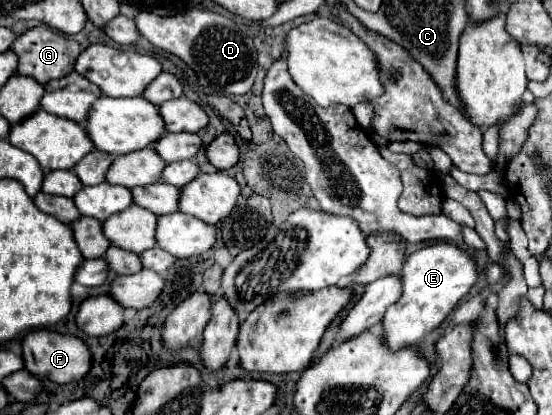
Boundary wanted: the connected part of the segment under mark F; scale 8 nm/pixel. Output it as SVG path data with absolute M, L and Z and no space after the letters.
M35 329L23 339L23 359L25 369L37 375L39 379L49 379L53 383L71 383L83 379L91 369L91 351L83 339L75 335L61 335L57 331Z

